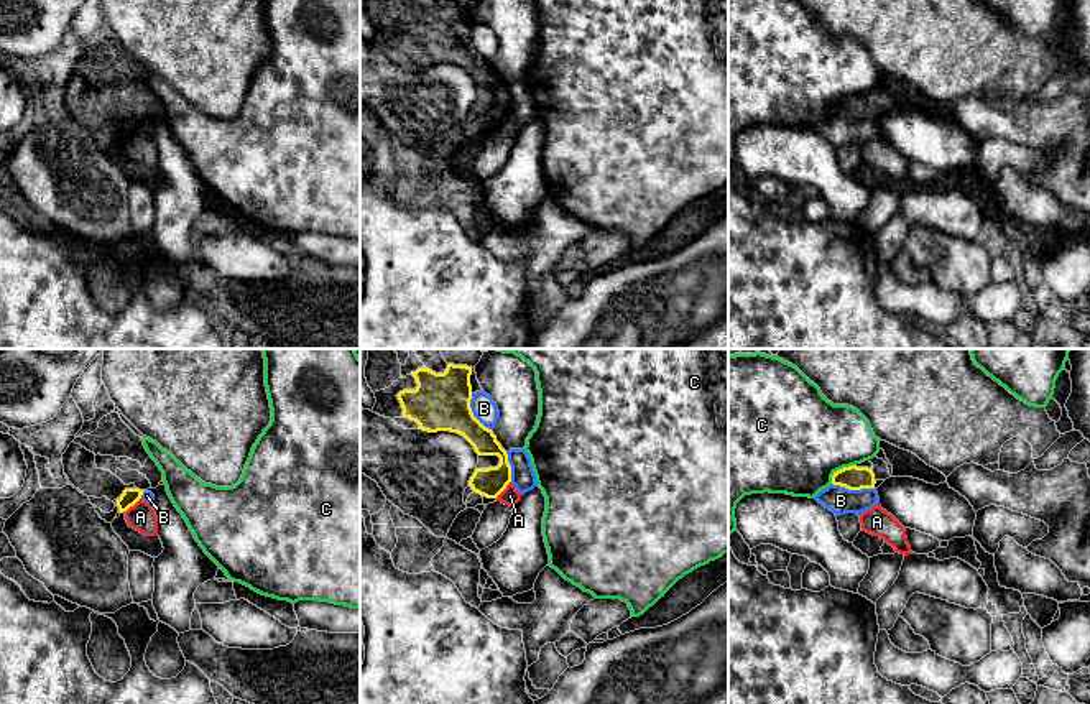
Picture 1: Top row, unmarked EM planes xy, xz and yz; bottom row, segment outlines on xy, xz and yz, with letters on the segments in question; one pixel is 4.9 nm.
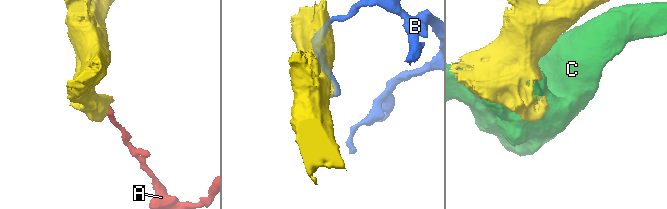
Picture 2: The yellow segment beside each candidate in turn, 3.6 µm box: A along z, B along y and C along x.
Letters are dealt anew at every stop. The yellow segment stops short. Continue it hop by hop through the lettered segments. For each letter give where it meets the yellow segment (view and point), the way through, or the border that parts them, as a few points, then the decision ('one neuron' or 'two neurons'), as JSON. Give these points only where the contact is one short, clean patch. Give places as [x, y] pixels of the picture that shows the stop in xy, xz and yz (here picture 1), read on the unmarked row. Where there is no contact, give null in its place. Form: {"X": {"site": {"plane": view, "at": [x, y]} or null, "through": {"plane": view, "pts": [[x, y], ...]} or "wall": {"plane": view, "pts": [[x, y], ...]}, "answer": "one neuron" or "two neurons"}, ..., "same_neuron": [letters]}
{"A": {"site": {"plane": "xy", "at": [130, 137]}, "wall": {"plane": "xy", "pts": [[140, 129], [122, 143]]}, "answer": "two neurons"}, "B": {"site": {"plane": "xz", "at": [472, 45]}, "answer": "two neurons"}, "C": {"site": {"plane": "yz", "at": [840, 101]}, "answer": "two neurons"}, "same_neuron": []}

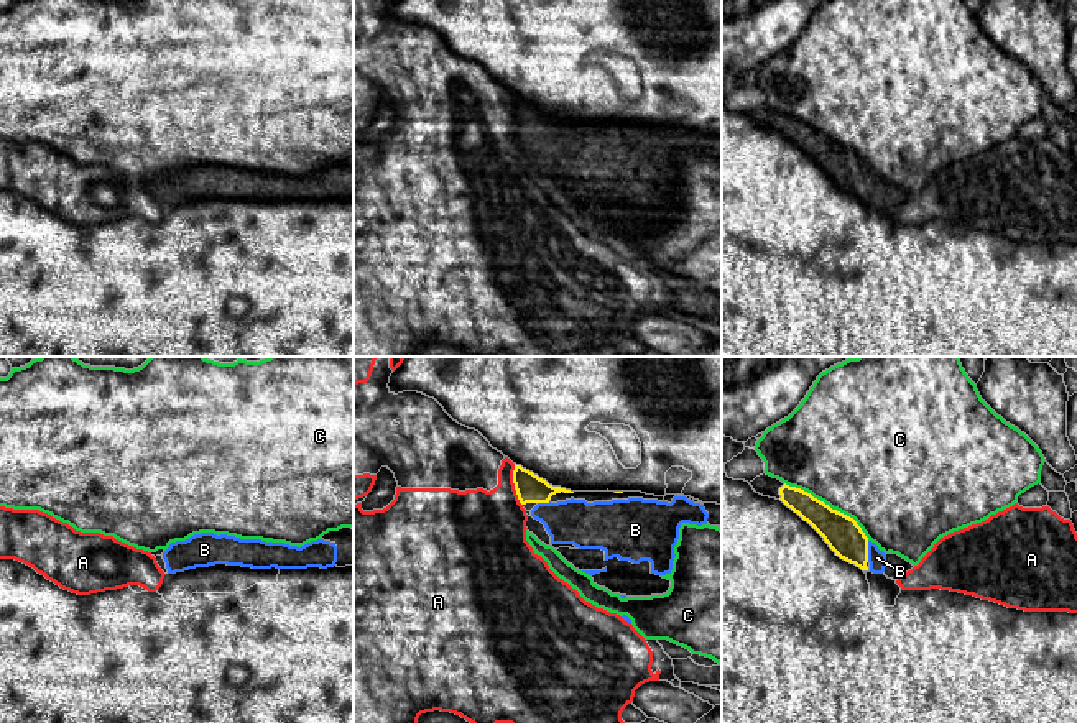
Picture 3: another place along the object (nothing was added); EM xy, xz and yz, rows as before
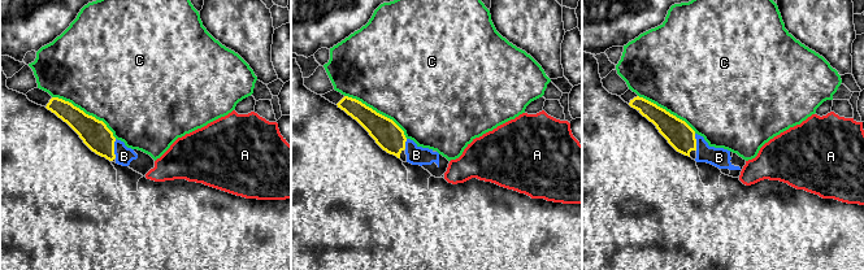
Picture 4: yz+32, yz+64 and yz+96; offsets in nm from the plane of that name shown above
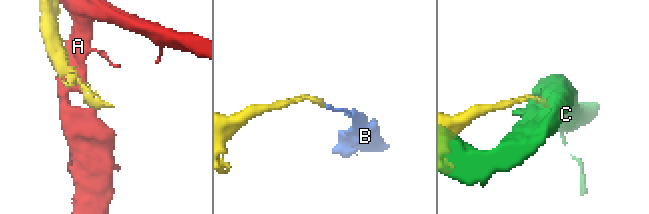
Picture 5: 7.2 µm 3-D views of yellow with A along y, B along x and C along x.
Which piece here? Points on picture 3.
{"A": {"site": {"plane": "xz", "at": [515, 117]}, "answer": "two neurons"}, "B": {"site": {"plane": "yz", "at": [867, 183]}, "through": {"plane": "yz", "pts": [[844, 168], [859, 183], [867, 183], [877, 189]]}, "answer": "one neuron"}, "C": {"site": {"plane": "yz", "at": [827, 137]}, "answer": "two neurons"}, "same_neuron": ["B"]}

